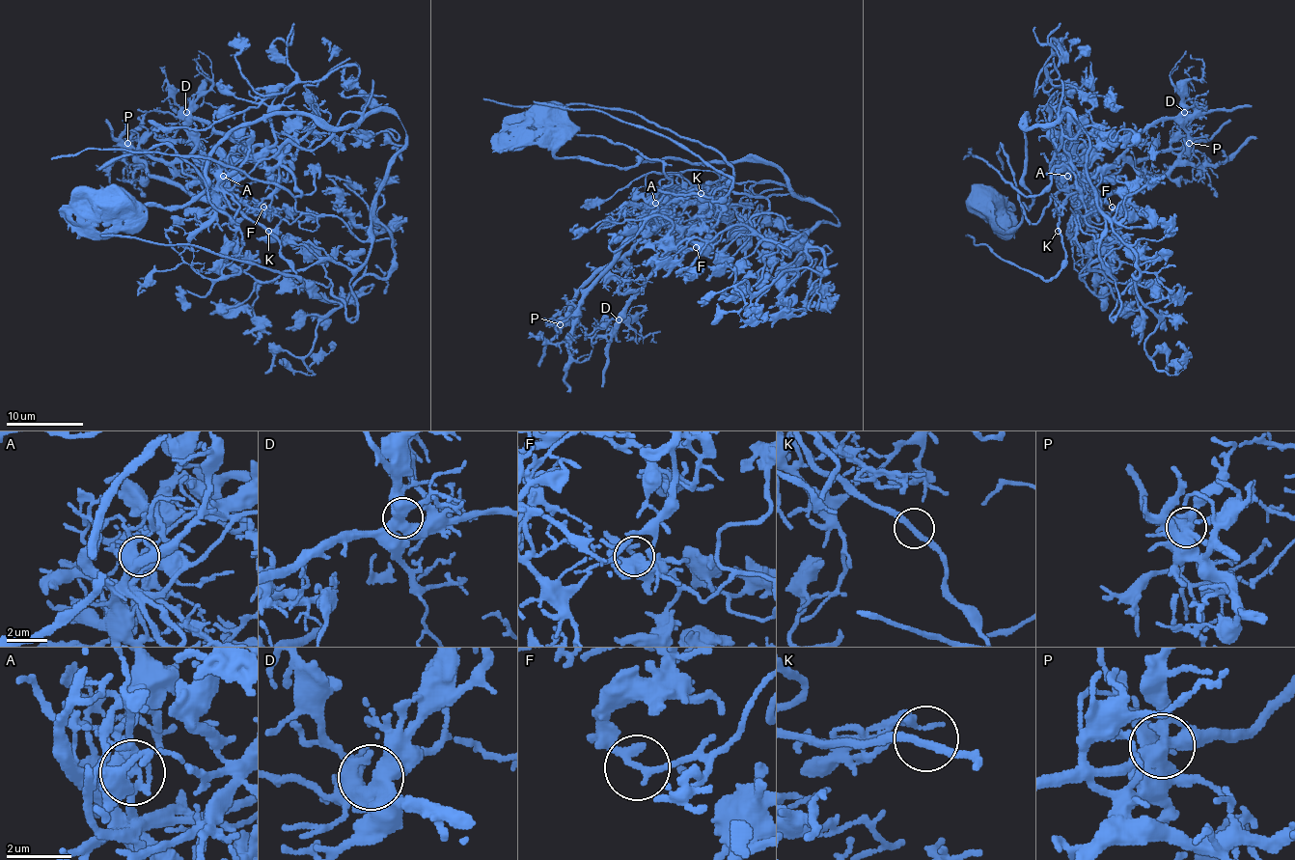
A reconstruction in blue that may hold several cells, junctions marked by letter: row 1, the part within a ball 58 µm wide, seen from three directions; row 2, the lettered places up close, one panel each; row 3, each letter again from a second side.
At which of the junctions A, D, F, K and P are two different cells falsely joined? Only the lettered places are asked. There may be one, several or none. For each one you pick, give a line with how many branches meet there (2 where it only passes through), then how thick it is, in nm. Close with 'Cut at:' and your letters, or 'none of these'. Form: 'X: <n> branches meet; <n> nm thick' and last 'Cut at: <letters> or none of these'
A: 6 branches meet; 360 nm thick
F: 2 branches meet; 200 nm thick
P: 4 branches meet; 480 nm thick
Cut at: A, F, P

